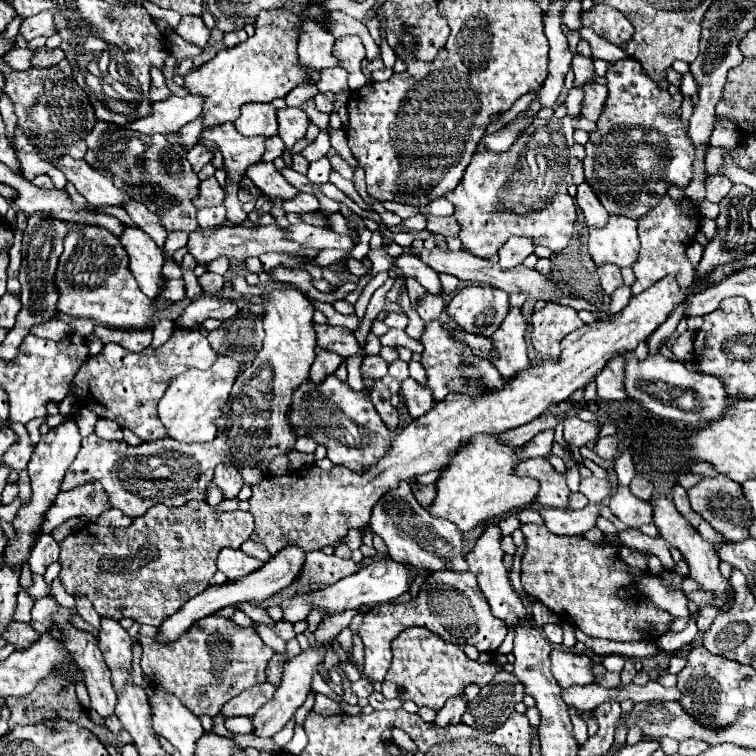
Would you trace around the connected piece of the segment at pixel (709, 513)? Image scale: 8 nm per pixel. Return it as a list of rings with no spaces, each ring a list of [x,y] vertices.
[[[718,474],[714,478],[706,478],[700,484],[692,486],[688,490],[688,496],[690,496],[692,510],[698,512],[724,538],[738,542],[738,540],[746,540],[750,536],[748,528],[752,526],[752,510],[748,510],[748,500],[744,498],[740,484],[732,482],[724,474]]]

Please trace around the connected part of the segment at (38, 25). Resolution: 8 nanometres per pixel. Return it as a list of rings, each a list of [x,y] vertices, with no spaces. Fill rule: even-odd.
[[[40,12],[36,16],[30,16],[24,20],[22,28],[20,28],[20,34],[24,38],[36,38],[36,36],[54,36],[58,30],[56,30],[56,24],[54,24],[54,16],[52,12]]]

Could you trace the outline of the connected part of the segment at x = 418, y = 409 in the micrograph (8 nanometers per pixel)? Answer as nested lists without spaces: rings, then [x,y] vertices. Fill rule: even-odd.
[[[408,378],[406,382],[402,382],[402,392],[406,396],[410,416],[414,420],[420,418],[420,416],[424,416],[436,404],[436,400],[430,394],[430,390],[428,388],[422,388],[422,386],[416,386],[416,382],[412,378]]]

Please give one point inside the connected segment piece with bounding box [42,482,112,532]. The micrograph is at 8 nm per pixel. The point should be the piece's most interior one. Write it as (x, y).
(89, 500)

